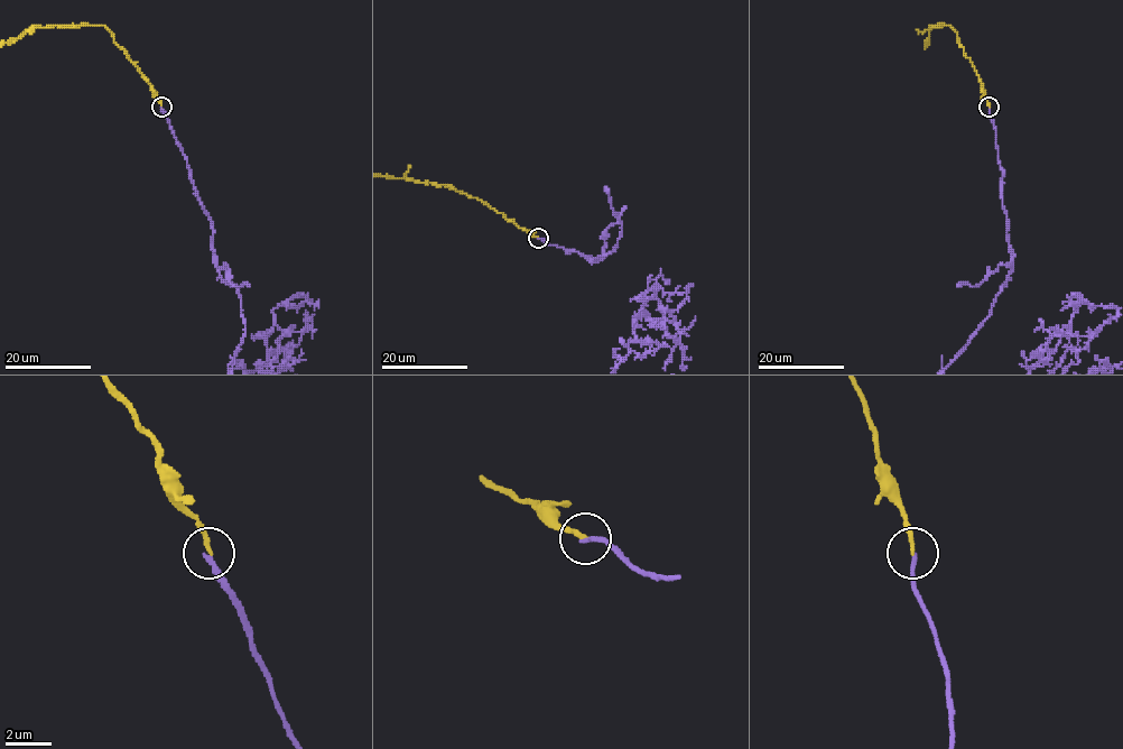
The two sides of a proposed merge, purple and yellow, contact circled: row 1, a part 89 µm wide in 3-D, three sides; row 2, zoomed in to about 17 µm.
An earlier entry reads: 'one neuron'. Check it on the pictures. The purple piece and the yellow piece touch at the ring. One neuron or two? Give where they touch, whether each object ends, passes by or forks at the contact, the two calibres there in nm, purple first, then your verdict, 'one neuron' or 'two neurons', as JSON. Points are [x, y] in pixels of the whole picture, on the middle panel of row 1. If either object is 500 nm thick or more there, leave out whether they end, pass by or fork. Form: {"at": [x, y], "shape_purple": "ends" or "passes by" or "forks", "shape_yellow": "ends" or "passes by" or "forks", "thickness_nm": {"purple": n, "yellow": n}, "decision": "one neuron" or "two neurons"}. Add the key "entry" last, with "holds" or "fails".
{"at": [538, 238], "shape_purple": "ends", "shape_yellow": "ends", "thickness_nm": {"purple": 200, "yellow": 180}, "decision": "two neurons", "entry": "fails"}

